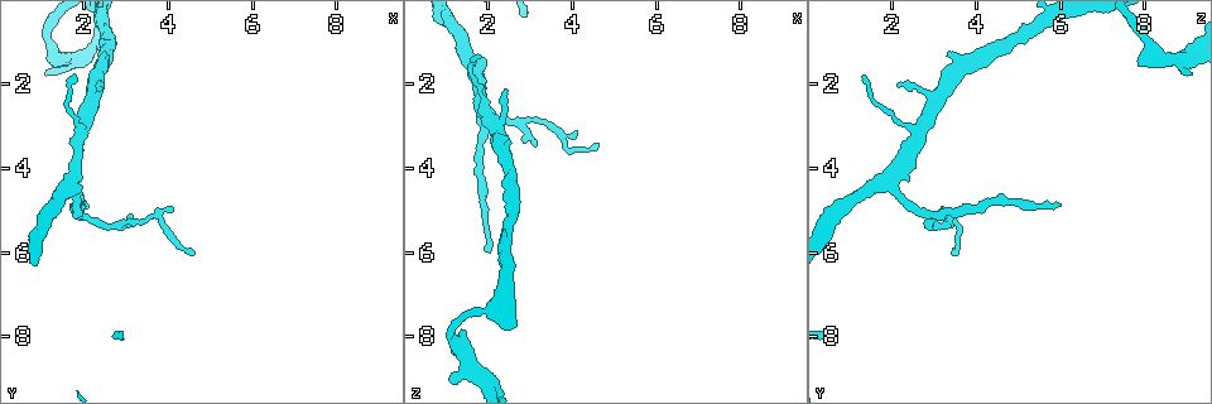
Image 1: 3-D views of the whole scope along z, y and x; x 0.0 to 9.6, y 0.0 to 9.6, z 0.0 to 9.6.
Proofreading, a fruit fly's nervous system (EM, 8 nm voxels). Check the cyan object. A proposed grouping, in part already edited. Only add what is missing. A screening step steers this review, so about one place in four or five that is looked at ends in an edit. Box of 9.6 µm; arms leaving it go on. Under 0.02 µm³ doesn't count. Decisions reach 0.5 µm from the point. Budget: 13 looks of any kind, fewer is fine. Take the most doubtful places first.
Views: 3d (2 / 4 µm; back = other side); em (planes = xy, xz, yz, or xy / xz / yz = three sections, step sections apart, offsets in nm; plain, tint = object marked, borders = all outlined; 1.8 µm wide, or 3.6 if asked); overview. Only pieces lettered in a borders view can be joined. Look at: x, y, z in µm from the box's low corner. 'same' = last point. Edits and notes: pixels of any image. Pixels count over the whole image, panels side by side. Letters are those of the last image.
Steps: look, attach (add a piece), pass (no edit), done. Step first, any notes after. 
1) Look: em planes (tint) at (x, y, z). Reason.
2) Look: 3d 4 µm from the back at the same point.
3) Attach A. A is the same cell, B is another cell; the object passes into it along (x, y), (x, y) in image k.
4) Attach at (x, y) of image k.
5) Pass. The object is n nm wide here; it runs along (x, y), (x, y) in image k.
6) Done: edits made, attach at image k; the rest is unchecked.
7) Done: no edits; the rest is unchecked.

Look: em planes (plain) at (2.10, 4.85, 5.95). End of a long branch.

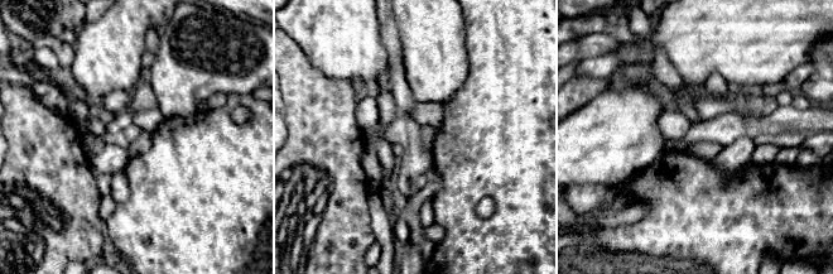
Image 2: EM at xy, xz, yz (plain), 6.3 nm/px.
Look: em planes (borders) at the same point.

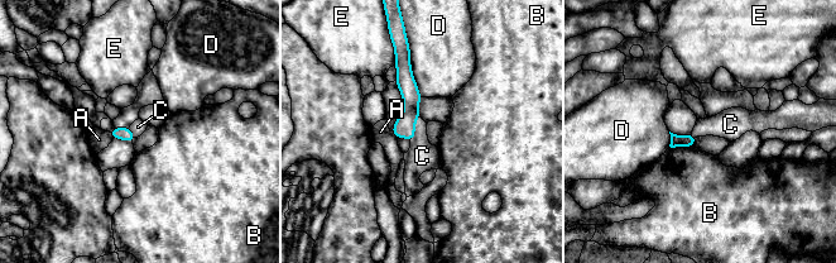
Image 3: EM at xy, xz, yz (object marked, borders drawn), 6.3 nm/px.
Attach C. The longest contact is with D, 340 nm; C is the same cell, A, B, D and E are other cells; it goes on there.

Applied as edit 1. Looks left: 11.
Look: overview.

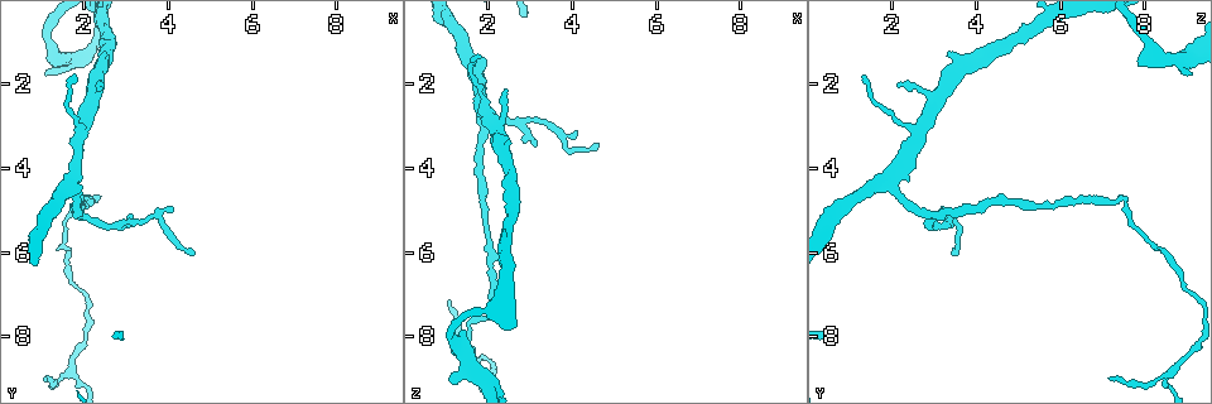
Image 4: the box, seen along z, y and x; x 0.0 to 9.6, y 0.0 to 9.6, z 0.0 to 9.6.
Look: em planes (plain) at (3.20, 5.20, 3.55). Thin end.

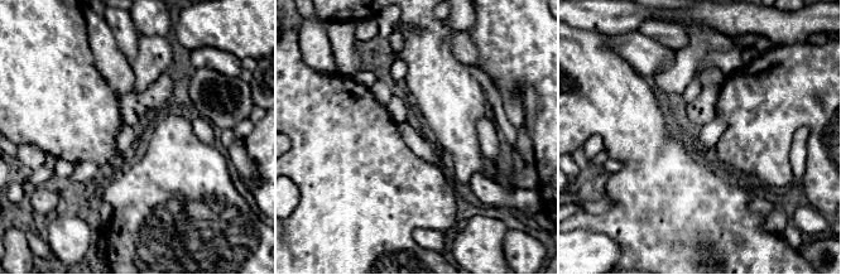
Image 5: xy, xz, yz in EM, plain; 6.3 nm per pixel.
Look: em planes (borders) at the same point.

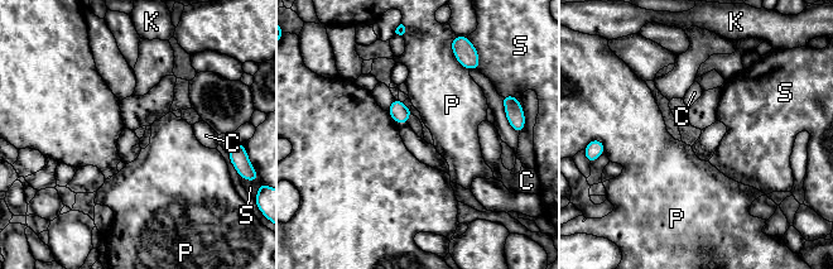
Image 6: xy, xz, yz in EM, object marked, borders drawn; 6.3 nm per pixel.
Pass. C, K, P and S are other cells; a border runs along (386, 111), (399, 124) in image 6; no lettered piece goes on from it.

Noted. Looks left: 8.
Look: 3d 2 µm from the back at (1.45, 1.50, 7.80). Branch stops here.

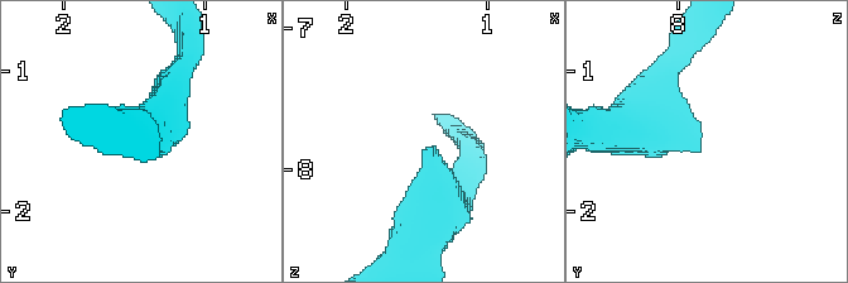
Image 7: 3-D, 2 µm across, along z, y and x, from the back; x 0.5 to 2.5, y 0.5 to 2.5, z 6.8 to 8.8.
Look: em planes (borders) at (1.40, 1.56, 7.84). Shape alone is not enough.

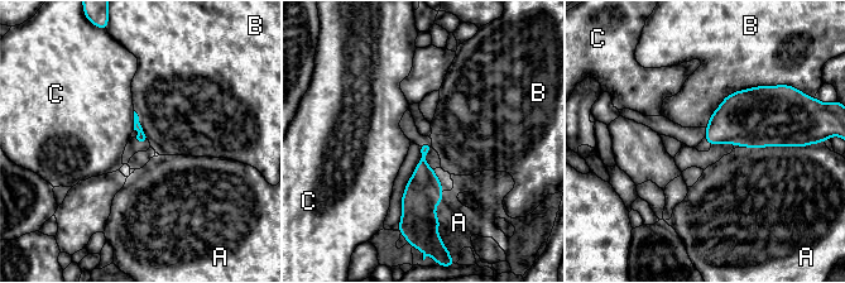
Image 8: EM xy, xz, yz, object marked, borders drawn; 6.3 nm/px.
Pass. The longest contact is with B, 500 nm; A, B and C are other cells; a border runs along (773, 85), (731, 91), (704, 126) in image 8; none of them fits.

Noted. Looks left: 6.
Look: em yz step 4 (borders) at (1.85, 1.75, 1.35). Thin end.

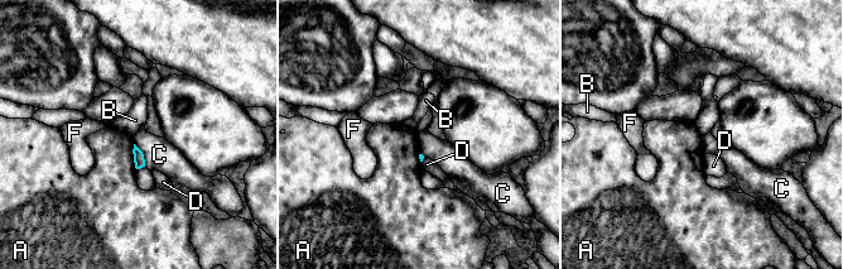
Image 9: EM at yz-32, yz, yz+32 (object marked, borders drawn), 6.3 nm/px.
Pass. A, B, C, D and F are other cells; a border runs along (134, 144), (141, 152), (145, 166) in image 9; none of them fits.

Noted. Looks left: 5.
Done: edits made, attach at image 3; the rest is unchecked.

